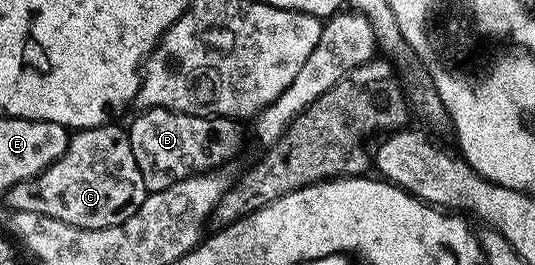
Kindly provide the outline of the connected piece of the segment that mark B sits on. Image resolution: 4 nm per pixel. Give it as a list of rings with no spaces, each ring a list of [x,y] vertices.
[[[150,107],[137,114],[141,115],[134,117],[127,130],[146,192],[162,191],[193,175],[224,168],[224,163],[231,162],[241,151],[240,122],[232,118],[188,115],[162,107]]]

